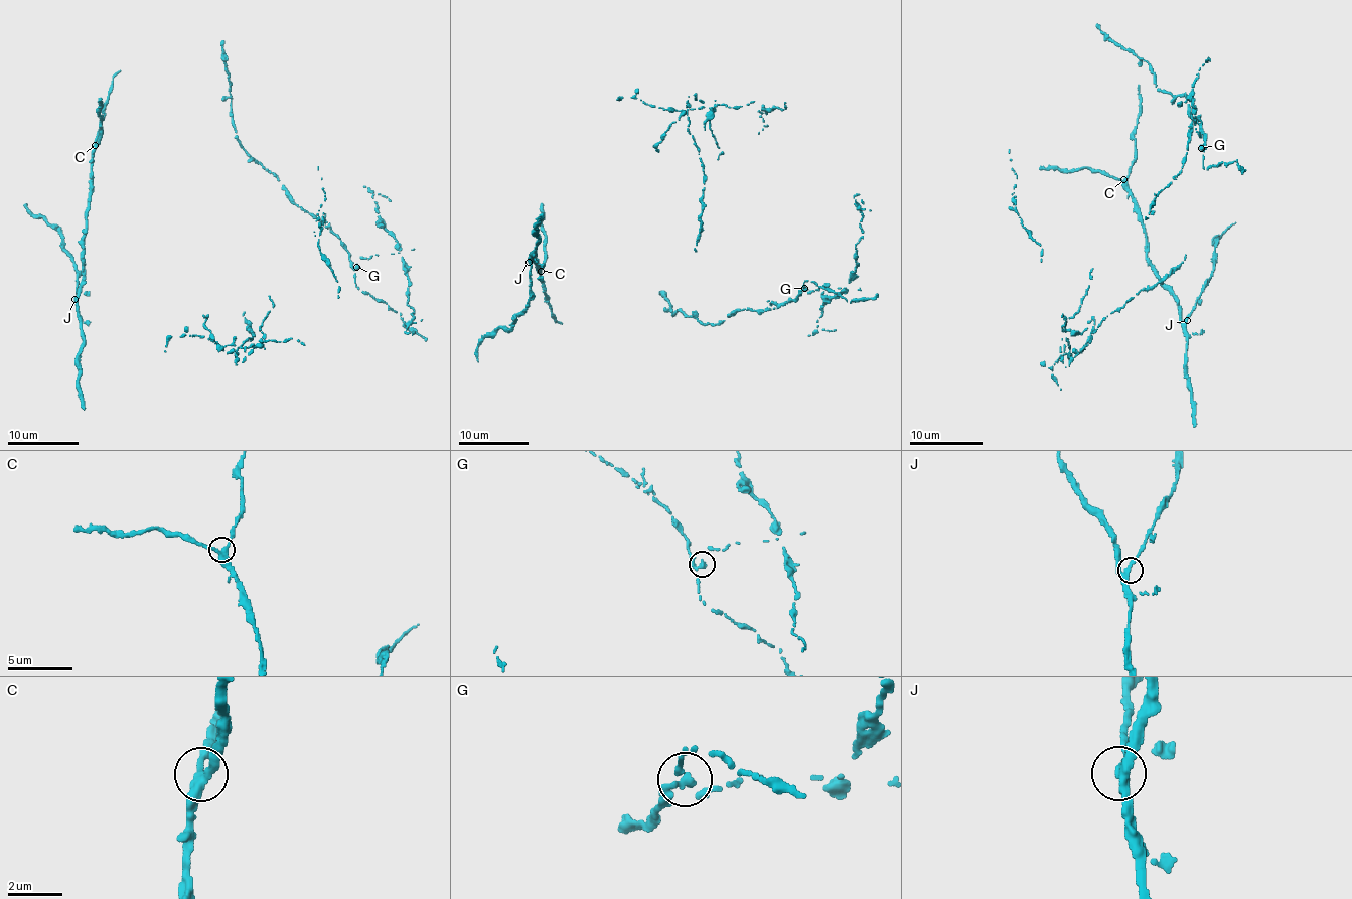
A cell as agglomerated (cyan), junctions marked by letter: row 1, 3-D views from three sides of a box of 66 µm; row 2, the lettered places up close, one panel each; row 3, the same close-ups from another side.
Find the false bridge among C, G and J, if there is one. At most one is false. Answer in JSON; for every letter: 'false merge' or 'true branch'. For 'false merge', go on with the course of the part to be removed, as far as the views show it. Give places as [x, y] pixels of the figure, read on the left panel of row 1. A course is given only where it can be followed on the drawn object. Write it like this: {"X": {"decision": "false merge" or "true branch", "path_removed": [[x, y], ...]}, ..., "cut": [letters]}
{"C": {"decision": "true branch"}, "G": {"decision": "false merge"}, "J": {"decision": "true branch"}, "cut": ["G"]}

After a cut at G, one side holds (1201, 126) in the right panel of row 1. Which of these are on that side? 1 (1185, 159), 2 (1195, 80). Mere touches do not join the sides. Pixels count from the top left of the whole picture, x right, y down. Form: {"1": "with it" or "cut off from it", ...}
{"1": "cut off from it", "2": "cut off from it"}

